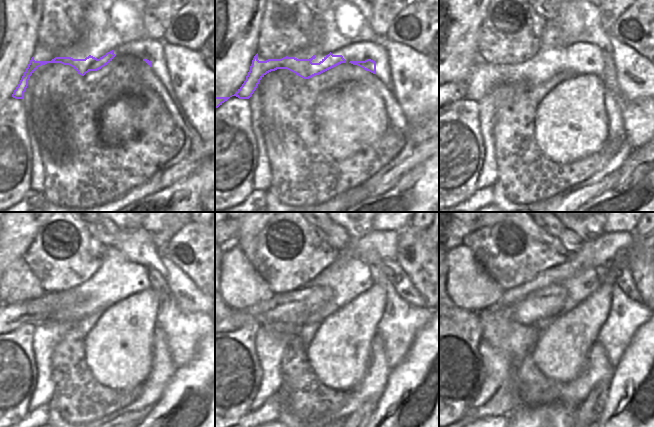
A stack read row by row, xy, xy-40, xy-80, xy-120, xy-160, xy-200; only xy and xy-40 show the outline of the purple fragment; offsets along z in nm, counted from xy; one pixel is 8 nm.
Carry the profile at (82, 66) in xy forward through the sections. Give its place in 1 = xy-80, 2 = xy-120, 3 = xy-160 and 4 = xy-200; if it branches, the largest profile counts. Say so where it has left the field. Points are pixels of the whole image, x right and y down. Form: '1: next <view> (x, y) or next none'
1: next xy-80 (484, 77)
2: next xy-120 (73, 304)
3: next xy-160 (307, 304)
4: next xy-200 (539, 308)

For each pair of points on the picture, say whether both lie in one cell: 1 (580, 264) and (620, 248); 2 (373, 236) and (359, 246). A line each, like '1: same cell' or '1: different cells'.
1: same cell
2: same cell

